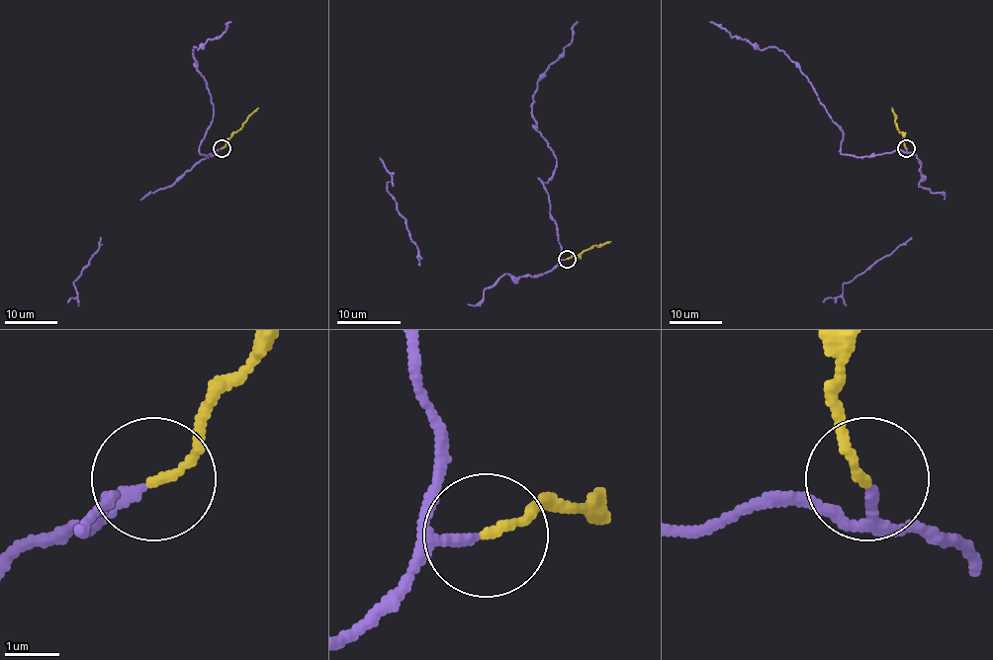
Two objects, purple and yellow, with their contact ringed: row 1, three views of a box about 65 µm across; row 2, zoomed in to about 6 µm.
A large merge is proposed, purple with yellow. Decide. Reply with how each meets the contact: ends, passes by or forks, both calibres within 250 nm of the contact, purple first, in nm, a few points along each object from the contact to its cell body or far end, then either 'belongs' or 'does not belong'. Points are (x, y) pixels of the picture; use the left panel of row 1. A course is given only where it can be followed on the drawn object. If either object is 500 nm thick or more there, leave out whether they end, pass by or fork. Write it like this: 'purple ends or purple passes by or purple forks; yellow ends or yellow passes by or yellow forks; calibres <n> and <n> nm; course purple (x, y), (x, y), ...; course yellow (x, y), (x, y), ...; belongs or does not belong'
purple ends; yellow ends; calibres 180 and 150 nm; course purple (221, 149), (208, 157), (200, 153), (200, 142), (213, 120), (213, 107), (193, 50), (217, 39), (231, 22); course yellow (222, 147), (258, 107); belongs

